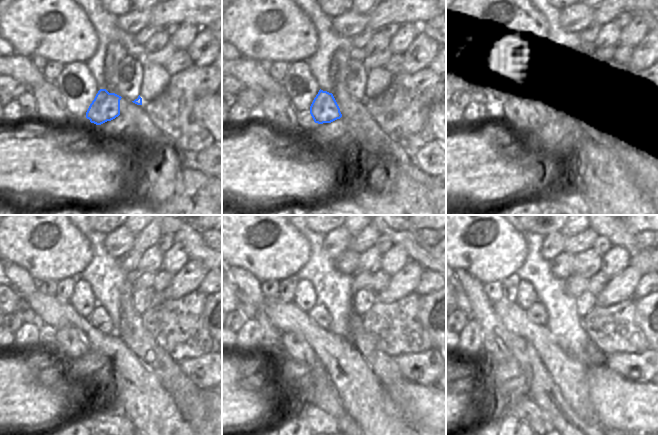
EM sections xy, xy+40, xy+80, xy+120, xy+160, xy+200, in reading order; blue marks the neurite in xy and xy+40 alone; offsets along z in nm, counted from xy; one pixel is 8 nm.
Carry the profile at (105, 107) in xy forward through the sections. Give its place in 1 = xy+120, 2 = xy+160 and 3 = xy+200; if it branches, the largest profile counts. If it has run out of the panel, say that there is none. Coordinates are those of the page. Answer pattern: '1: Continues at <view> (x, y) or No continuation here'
1: Continues at xy+120 (99, 318)
2: Continues at xy+160 (319, 314)
3: Continues at xy+200 (538, 314).

